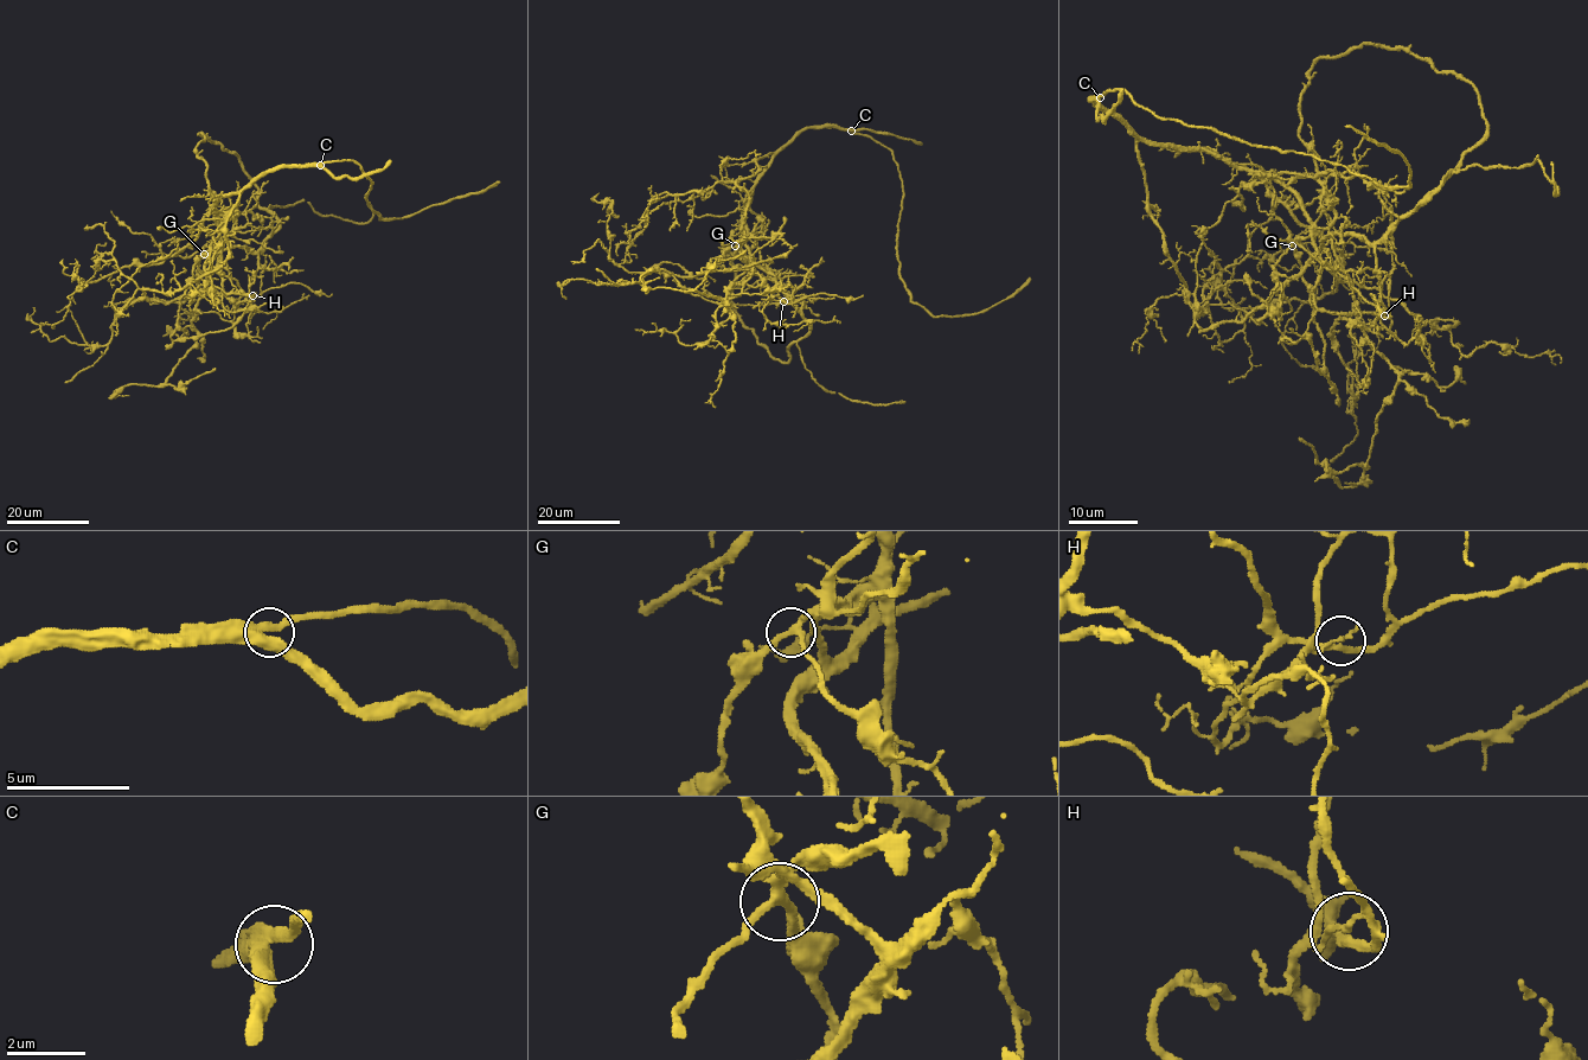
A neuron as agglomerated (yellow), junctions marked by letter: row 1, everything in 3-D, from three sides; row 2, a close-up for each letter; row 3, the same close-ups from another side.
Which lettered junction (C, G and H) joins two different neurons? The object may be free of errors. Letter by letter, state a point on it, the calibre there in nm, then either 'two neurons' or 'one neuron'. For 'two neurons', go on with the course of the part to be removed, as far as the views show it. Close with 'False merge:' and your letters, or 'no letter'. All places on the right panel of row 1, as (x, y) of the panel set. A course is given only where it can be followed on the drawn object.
C: (1100, 97) | 280 nm | one neuron
G: (1292, 246) | 240 nm | one neuron
H: (1384, 315) | 190 nm | two neurons | (1384, 315), (1376, 249), (1359, 237), (1308, 236), (1294, 242), (1294, 256), (1336, 390), (1310, 342), (1289, 327)
False merge: H

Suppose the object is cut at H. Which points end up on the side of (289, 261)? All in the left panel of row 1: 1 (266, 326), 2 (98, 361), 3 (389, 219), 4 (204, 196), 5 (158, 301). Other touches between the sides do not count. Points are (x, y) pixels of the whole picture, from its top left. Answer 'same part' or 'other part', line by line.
1: other part
2: other part
3: other part
4: other part
5: other part

